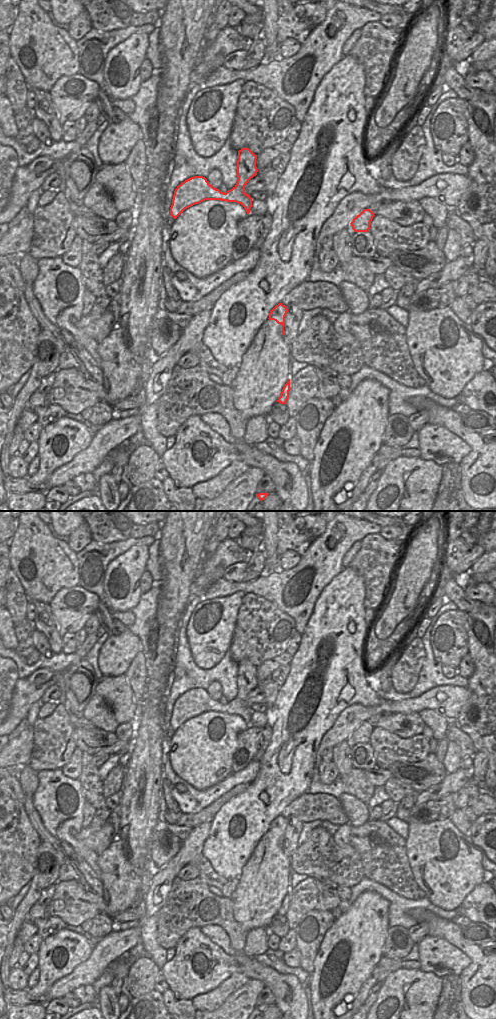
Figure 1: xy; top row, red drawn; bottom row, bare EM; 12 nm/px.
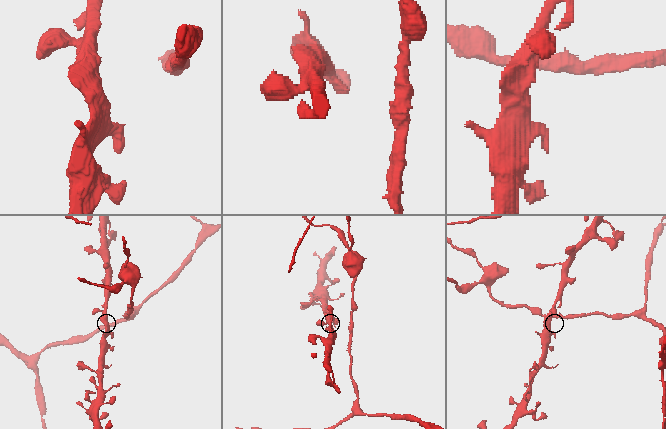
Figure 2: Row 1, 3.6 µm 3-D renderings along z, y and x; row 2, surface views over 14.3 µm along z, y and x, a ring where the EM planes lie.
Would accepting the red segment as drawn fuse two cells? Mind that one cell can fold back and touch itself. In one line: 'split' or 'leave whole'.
leave whole

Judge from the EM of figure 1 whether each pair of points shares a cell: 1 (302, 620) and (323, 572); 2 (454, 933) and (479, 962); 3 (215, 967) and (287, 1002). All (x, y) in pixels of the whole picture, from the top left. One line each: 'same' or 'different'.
1: same
2: same
3: same

